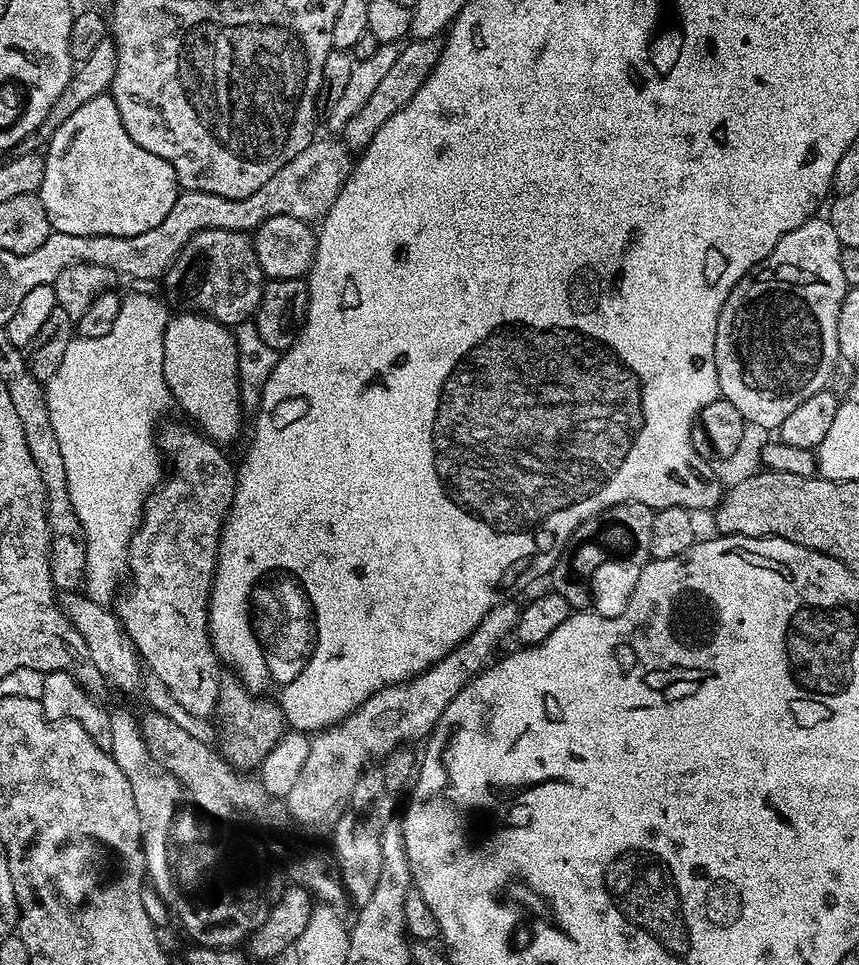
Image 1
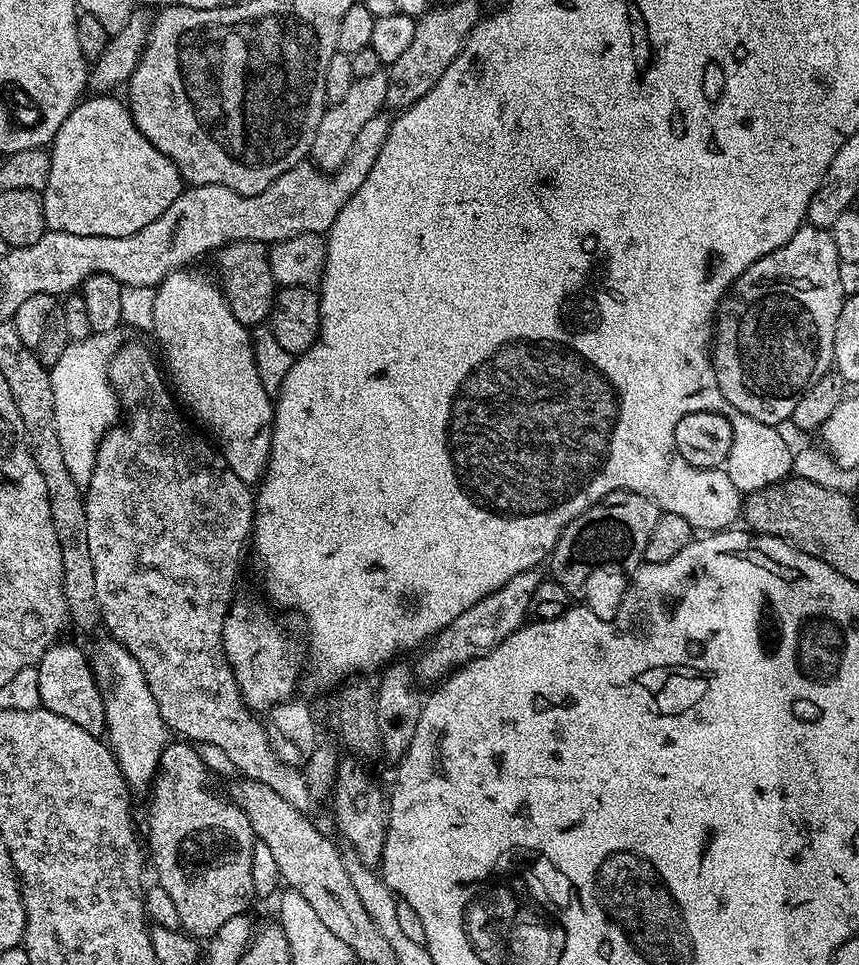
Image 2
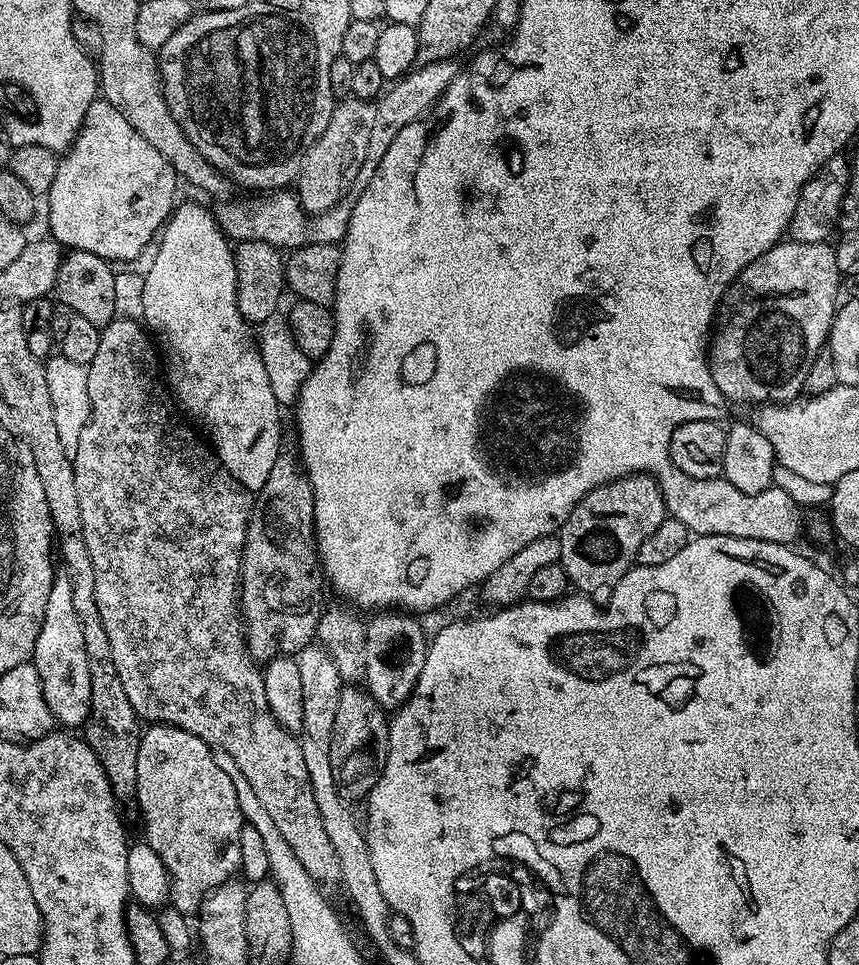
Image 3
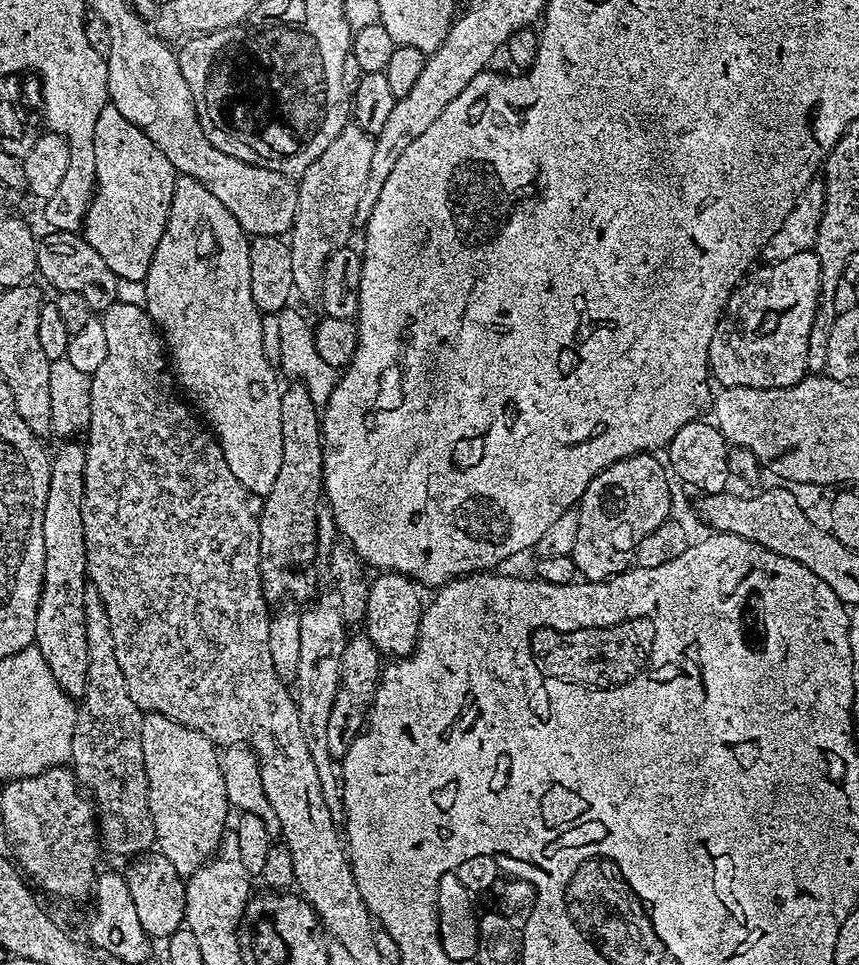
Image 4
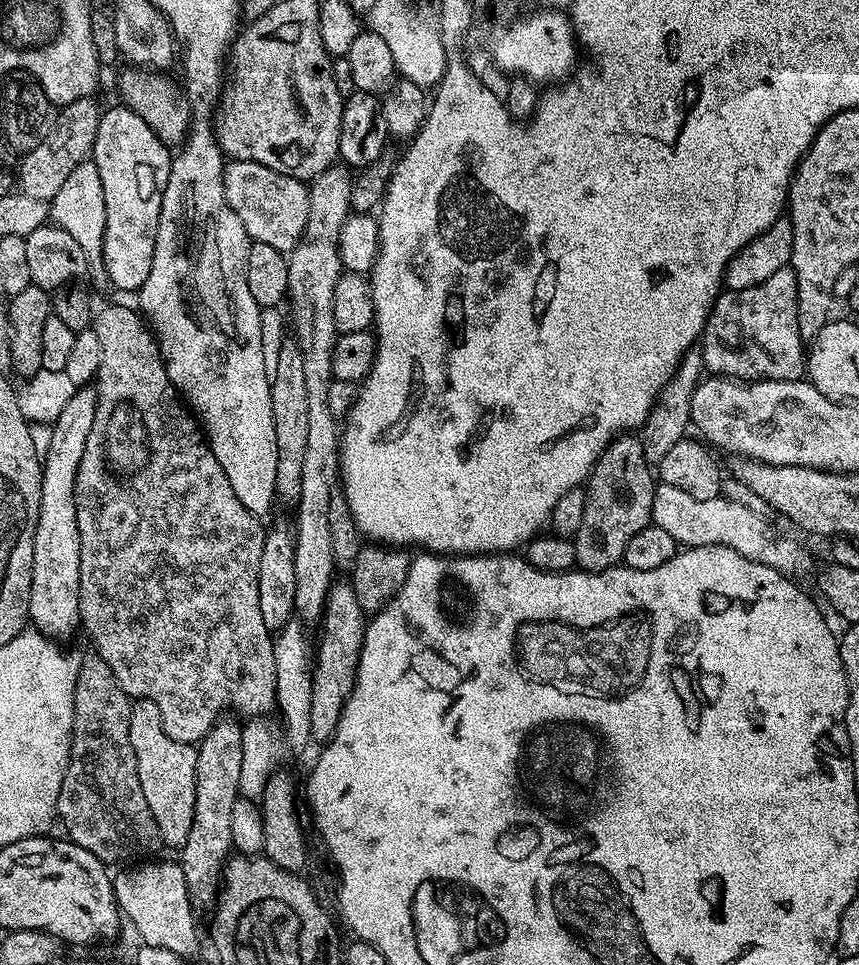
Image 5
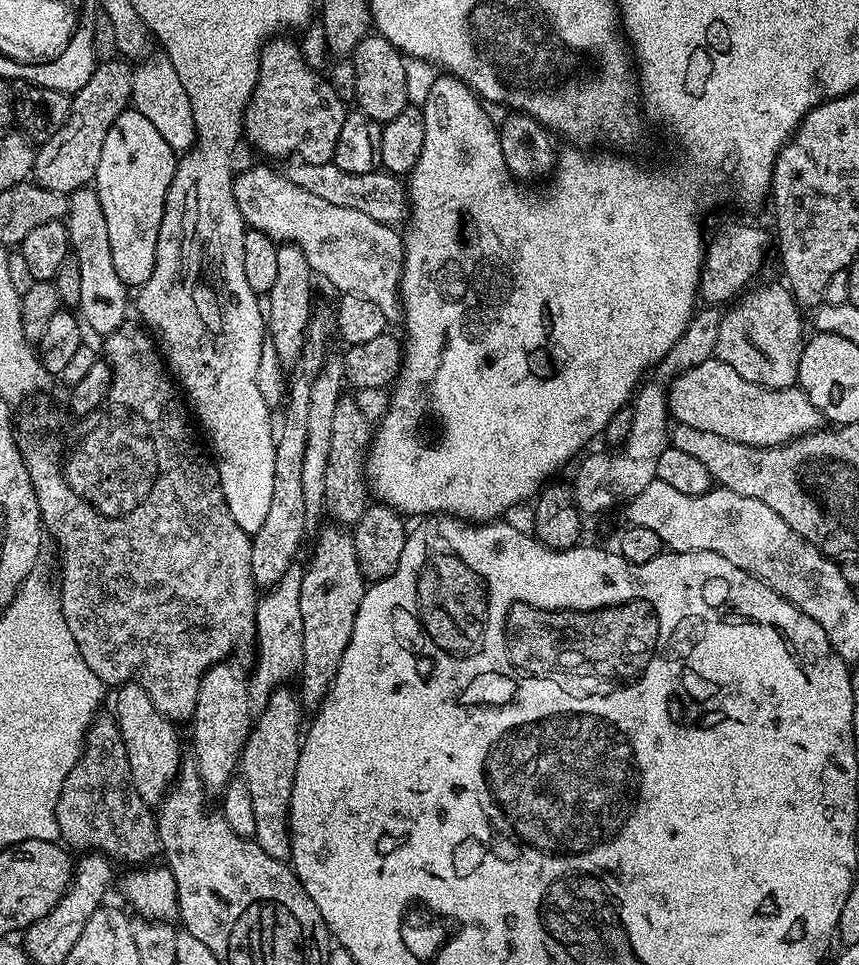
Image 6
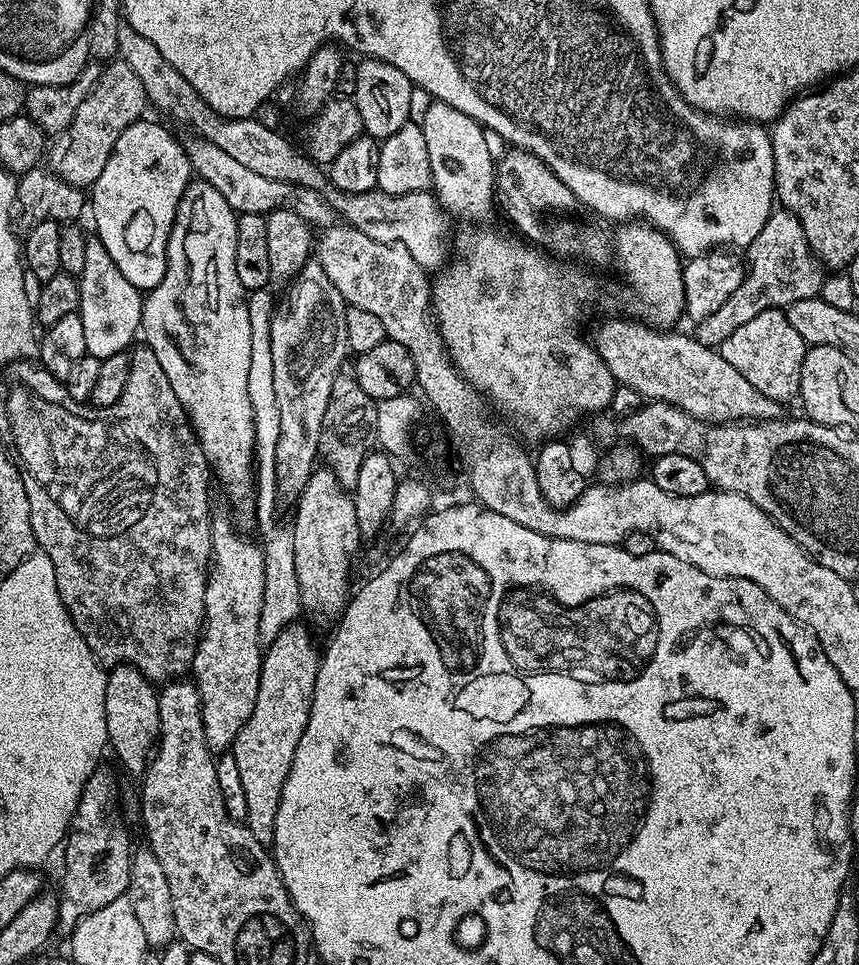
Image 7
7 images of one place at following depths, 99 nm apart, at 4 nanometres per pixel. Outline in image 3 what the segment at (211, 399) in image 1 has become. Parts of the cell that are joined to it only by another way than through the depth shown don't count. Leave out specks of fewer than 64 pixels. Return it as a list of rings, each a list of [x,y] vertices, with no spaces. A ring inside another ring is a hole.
[[[183,202],[173,207],[168,223],[159,233],[159,244],[160,249],[144,276],[140,308],[144,311],[142,320],[147,331],[155,337],[162,349],[162,356],[166,361],[167,387],[178,401],[179,407],[201,429],[204,427],[208,431],[207,439],[226,471],[243,488],[259,490],[266,486],[266,478],[270,478],[270,470],[274,470],[274,462],[282,447],[282,406],[276,401],[276,395],[270,386],[270,377],[266,374],[266,366],[262,366],[253,329],[238,310],[236,254],[233,245],[209,209],[207,212],[200,204]]]

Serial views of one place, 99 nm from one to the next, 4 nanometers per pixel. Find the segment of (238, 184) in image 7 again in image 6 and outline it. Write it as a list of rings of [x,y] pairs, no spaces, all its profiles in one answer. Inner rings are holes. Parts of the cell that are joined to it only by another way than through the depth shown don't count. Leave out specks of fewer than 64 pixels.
[[[163,54],[157,56],[154,64],[142,62],[133,69],[131,107],[146,114],[146,119],[158,129],[158,134],[162,134],[162,138],[166,138],[166,146],[170,146],[173,152],[191,152],[196,146],[196,127],[194,110],[190,110],[190,98],[186,98],[186,89],[179,81],[173,63]]]

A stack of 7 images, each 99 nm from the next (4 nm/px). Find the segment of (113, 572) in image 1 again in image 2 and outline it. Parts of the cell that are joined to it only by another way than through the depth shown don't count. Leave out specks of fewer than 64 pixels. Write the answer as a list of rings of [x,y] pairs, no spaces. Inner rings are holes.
[[[101,332],[71,341],[66,350],[62,350],[62,358],[58,358],[50,370],[54,390],[54,426],[58,430],[58,442],[62,442],[62,458],[66,458],[70,478],[81,486],[90,482],[98,446],[108,429],[117,423],[121,411],[117,389],[108,379],[108,363],[122,343],[118,337],[116,332]]]

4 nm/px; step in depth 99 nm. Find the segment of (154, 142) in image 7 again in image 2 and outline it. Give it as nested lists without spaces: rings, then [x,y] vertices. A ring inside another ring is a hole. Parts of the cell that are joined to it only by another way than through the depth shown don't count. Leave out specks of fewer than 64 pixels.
[[[92,94],[87,98],[81,99],[76,108],[68,115],[66,122],[56,131],[56,136],[50,145],[52,161],[50,162],[50,182],[46,182],[43,190],[44,197],[44,222],[53,232],[65,232],[66,234],[86,234],[87,236],[105,236],[106,238],[118,238],[119,236],[129,236],[142,226],[150,226],[154,218],[158,218],[178,198],[182,191],[182,181],[180,171],[162,154],[149,140],[138,130],[138,126],[132,121],[132,113],[129,112],[127,103],[123,99],[115,100],[112,94]]]

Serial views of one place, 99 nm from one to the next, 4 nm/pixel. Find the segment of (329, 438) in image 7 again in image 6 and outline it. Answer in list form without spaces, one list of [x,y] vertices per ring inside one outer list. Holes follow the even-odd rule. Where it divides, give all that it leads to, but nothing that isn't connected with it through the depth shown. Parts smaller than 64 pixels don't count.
[[[342,398],[334,410],[334,435],[330,437],[330,462],[326,462],[326,502],[324,507],[329,517],[333,516],[340,526],[355,526],[370,503],[370,489],[366,481],[366,461],[374,435],[373,421],[362,414],[354,398]]]

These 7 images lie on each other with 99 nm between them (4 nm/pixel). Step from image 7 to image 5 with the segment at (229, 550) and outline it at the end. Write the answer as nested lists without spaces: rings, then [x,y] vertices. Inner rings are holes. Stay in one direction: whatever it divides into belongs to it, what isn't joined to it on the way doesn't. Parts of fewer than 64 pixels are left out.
[[[228,719],[217,720],[198,742],[194,822],[184,847],[178,852],[178,863],[186,878],[189,898],[197,909],[211,909],[215,905],[222,887],[224,865],[233,851],[230,814],[234,811],[242,778],[242,734],[241,725]]]

